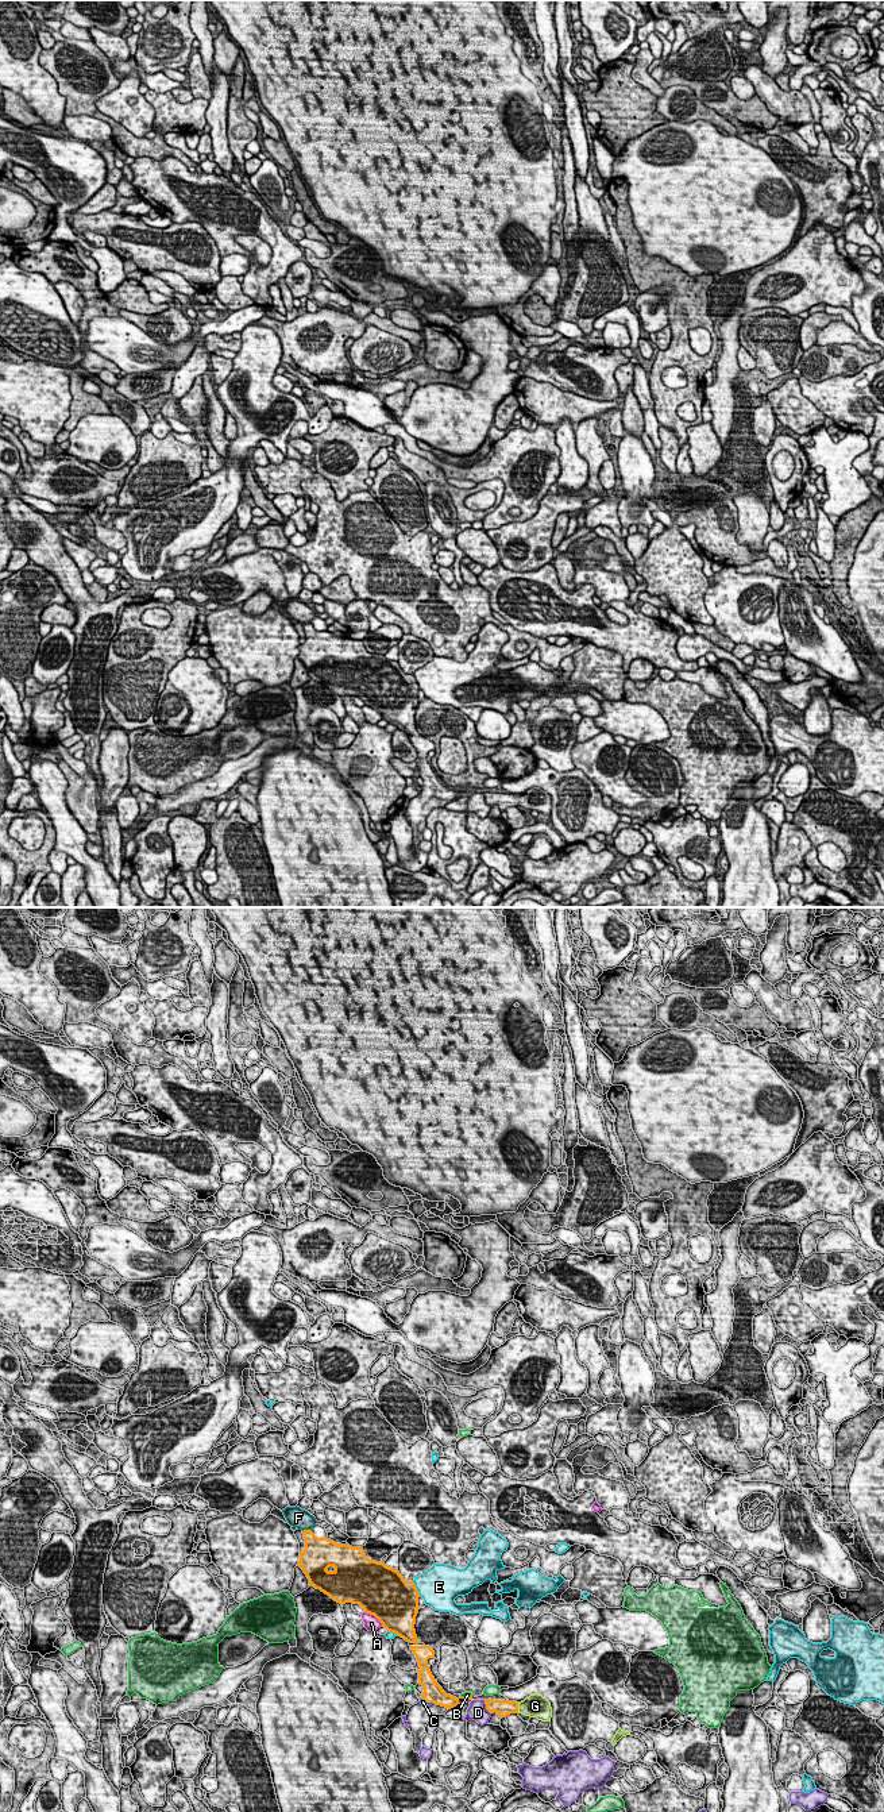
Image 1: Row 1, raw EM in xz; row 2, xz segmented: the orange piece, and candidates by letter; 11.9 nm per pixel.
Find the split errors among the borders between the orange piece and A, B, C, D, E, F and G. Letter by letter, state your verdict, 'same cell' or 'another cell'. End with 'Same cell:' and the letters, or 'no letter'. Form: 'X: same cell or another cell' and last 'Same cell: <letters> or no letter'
A: another cell
B: another cell
C: same cell
D: another cell
E: another cell
F: another cell
G: same cell
Same cell: C, G

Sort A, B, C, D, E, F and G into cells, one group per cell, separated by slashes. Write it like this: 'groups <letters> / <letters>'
groups A / B / C G / D / E / F

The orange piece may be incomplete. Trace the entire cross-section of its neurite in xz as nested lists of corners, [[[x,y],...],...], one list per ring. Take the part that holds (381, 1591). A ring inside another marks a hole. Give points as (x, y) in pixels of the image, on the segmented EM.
[[[304,1530],[305,1549],[300,1566],[309,1585],[320,1589],[341,1605],[359,1604],[374,1615],[387,1631],[409,1643],[418,1643],[414,1624],[418,1614],[418,1591],[405,1581],[398,1569],[371,1561],[362,1547],[337,1545]]]

